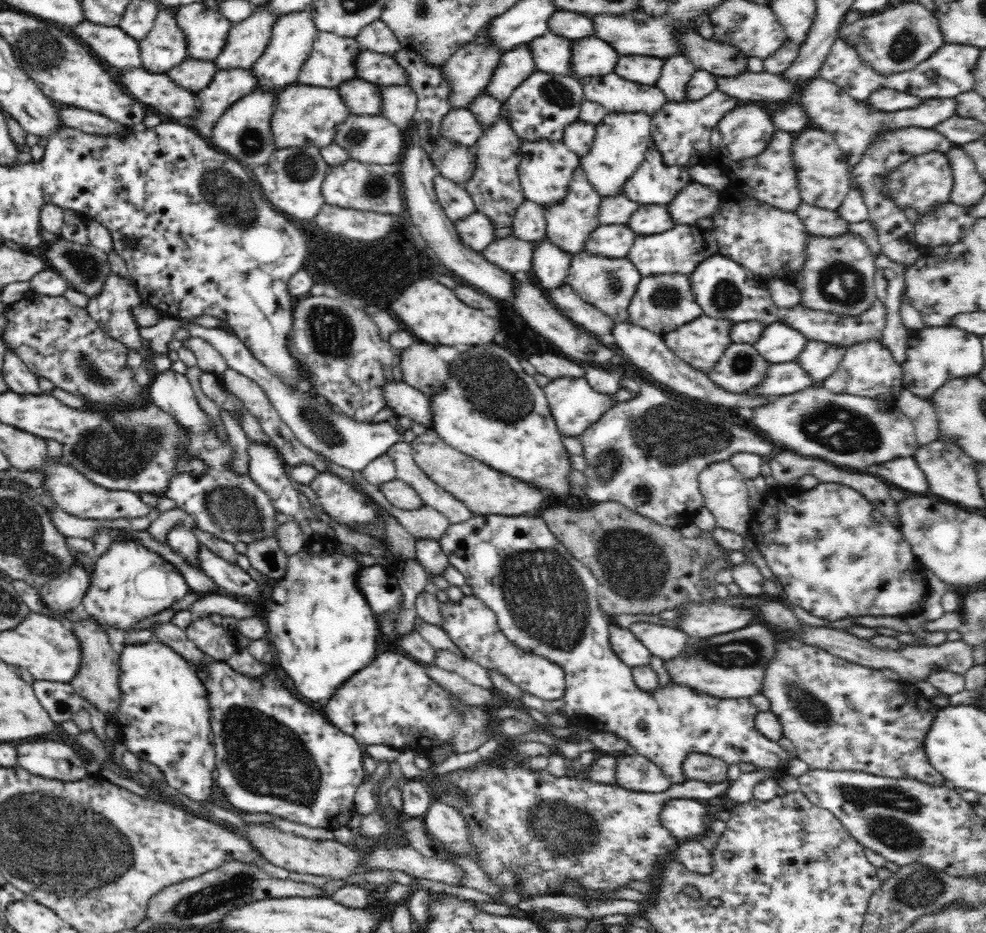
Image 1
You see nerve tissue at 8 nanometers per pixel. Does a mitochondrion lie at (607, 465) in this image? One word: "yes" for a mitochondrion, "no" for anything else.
yes

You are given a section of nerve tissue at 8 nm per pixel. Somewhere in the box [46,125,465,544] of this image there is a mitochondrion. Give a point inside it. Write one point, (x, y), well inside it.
(122, 446)

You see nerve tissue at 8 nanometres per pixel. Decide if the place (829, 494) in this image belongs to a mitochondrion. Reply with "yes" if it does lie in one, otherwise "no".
no

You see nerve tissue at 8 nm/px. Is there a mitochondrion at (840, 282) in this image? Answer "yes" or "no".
yes

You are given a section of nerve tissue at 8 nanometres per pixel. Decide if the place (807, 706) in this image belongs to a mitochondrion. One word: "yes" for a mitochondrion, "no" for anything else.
yes

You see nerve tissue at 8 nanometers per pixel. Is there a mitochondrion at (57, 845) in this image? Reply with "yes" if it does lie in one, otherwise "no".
yes

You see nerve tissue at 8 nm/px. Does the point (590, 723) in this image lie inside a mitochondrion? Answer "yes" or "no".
no

